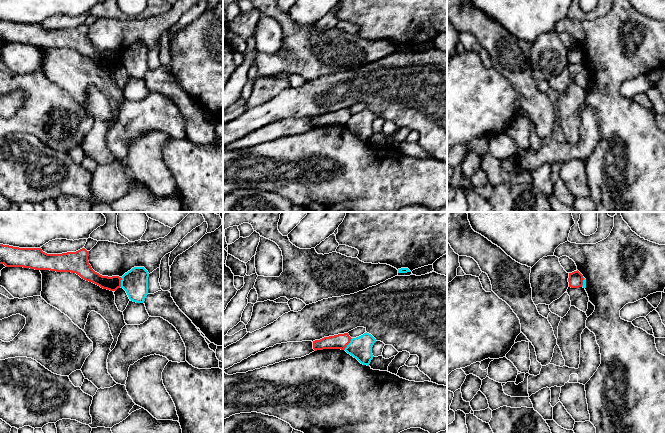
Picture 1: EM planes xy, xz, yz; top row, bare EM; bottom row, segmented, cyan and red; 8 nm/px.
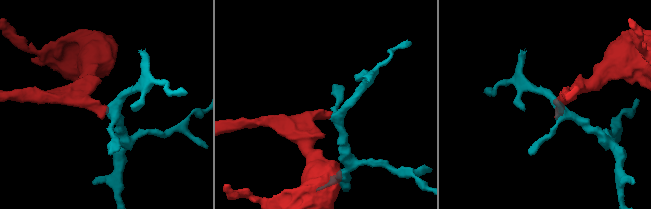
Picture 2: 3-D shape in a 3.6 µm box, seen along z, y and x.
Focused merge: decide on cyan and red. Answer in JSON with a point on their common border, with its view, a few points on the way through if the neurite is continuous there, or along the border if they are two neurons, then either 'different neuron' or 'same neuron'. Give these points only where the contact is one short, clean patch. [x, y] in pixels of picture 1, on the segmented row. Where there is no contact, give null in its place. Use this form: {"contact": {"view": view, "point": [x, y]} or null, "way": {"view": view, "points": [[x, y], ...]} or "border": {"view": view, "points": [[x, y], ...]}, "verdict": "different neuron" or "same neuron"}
{"contact": {"view": "xz", "point": [348, 344]}, "border": {"view": "xz", "points": [[352, 338], [344, 349]]}, "verdict": "different neuron"}

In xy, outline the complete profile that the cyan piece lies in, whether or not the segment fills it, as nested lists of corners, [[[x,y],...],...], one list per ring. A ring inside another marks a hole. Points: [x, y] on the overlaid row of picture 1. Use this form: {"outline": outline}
{"outline": [[[134,267],[121,277],[121,288],[131,301],[144,303],[148,295],[148,277],[149,273],[144,267]]]}

